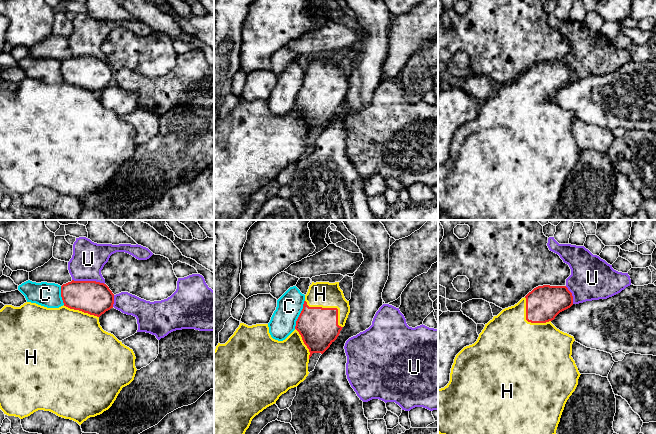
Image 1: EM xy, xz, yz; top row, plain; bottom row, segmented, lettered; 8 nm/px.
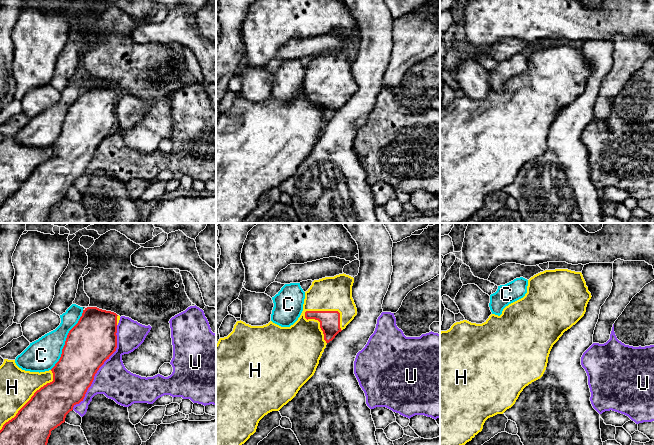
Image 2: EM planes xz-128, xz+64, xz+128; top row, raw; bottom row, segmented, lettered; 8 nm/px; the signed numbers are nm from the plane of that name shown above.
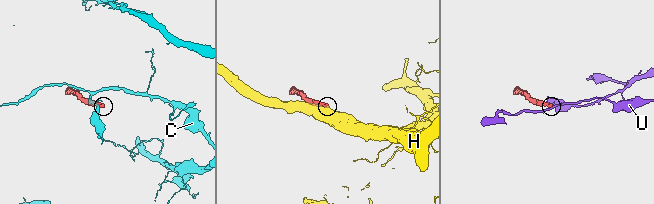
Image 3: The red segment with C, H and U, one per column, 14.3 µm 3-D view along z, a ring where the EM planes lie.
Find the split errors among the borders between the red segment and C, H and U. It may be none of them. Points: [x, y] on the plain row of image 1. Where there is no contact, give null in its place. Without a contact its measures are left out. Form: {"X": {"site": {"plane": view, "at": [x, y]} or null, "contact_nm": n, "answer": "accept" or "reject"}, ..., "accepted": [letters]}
{"C": {"site": {"plane": "xz", "at": [300, 90]}, "contact_nm": 240, "answer": "reject"}, "H": {"site": {"plane": "xz", "at": [330, 84]}, "contact_nm": 380, "answer": "accept"}, "U": {"site": {"plane": "xy", "at": [88, 57]}, "contact_nm": 260, "answer": "reject"}, "accepted": ["H"]}

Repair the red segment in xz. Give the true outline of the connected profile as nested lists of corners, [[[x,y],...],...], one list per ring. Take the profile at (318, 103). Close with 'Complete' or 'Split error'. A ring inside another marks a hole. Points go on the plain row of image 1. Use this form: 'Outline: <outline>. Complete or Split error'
Outline: [[[312,58],[312,60],[309,62],[307,70],[305,71],[303,85],[296,97],[295,106],[285,116],[278,117],[273,115],[269,109],[268,100],[256,100],[248,102],[244,99],[240,99],[239,103],[225,120],[218,119],[216,125],[214,126],[214,220],[235,220],[238,218],[243,213],[246,206],[249,204],[252,195],[256,191],[258,191],[267,183],[275,180],[279,173],[286,169],[289,165],[297,163],[301,158],[303,158],[309,150],[308,139],[312,130],[323,130],[330,123],[330,121],[339,112],[342,104],[345,102],[349,89],[349,77],[345,75],[343,67],[339,63],[339,58]]]. Split error

